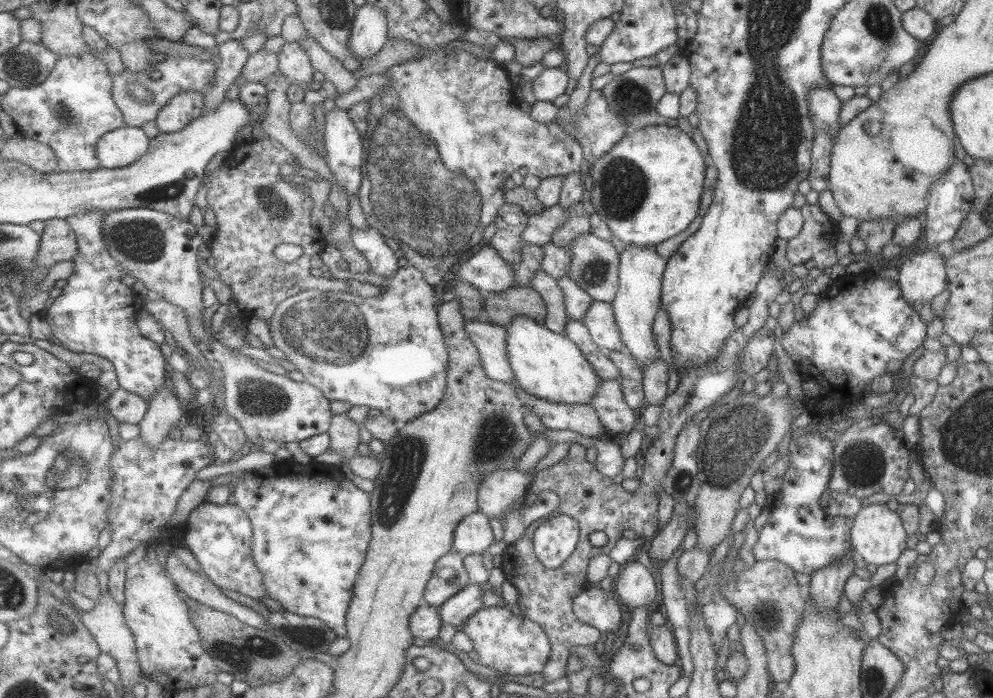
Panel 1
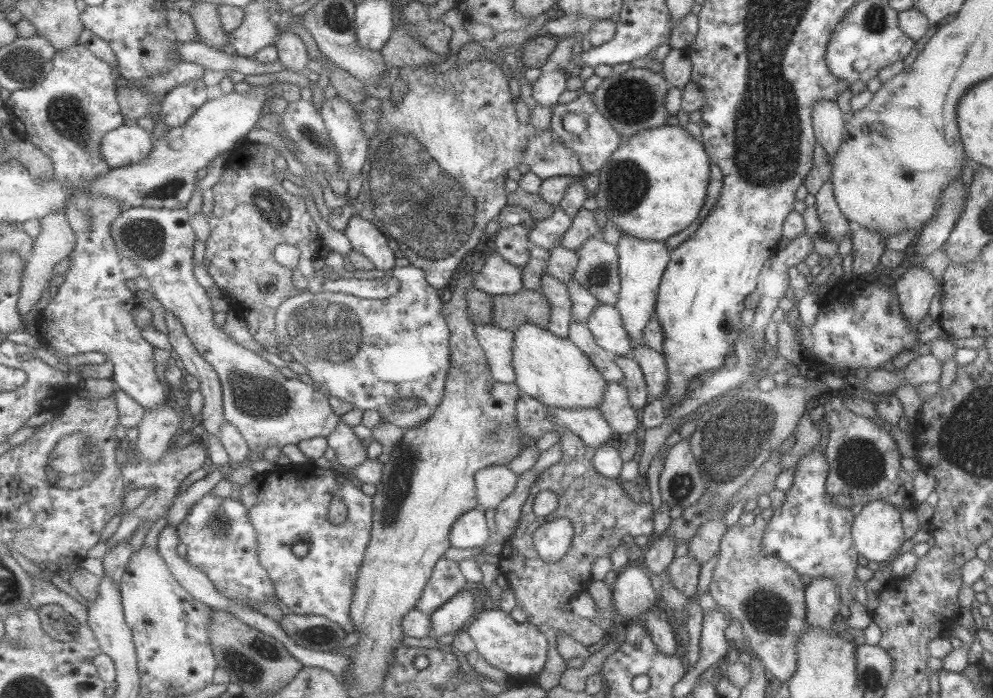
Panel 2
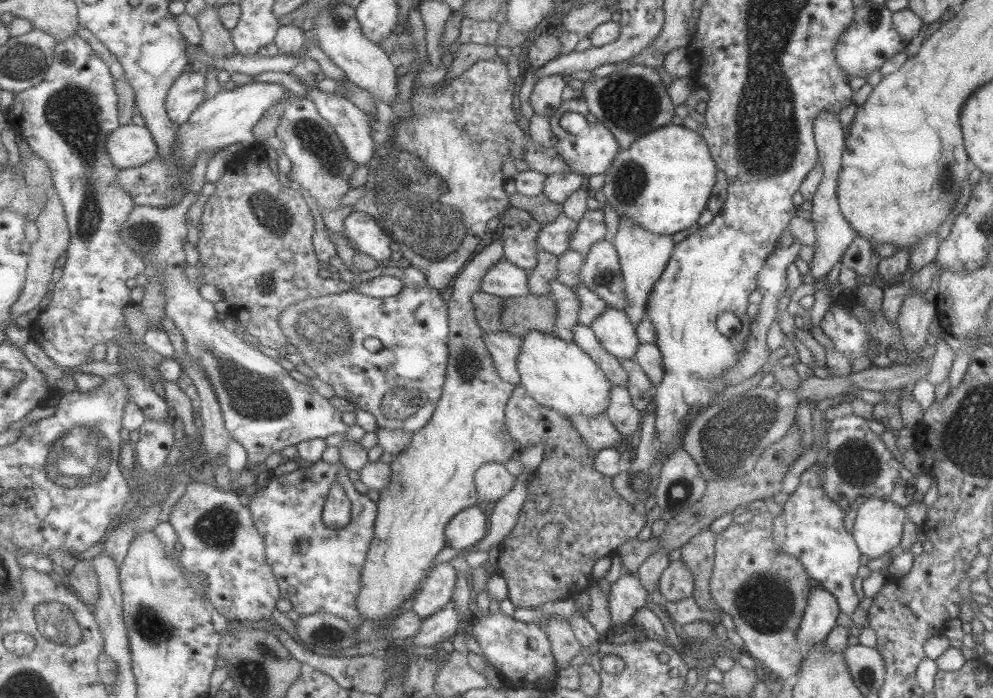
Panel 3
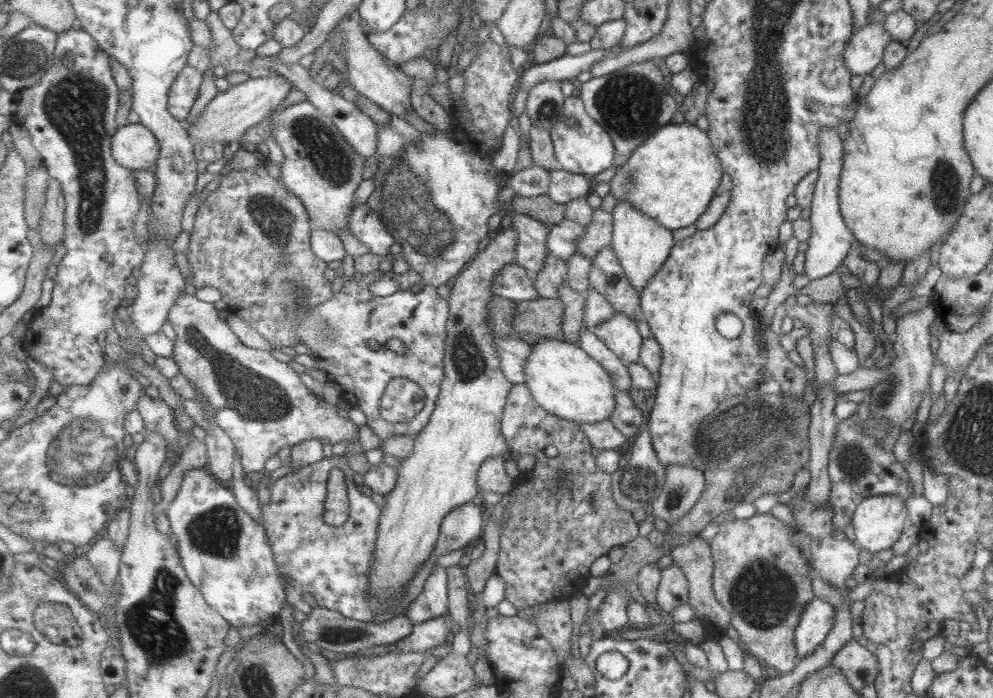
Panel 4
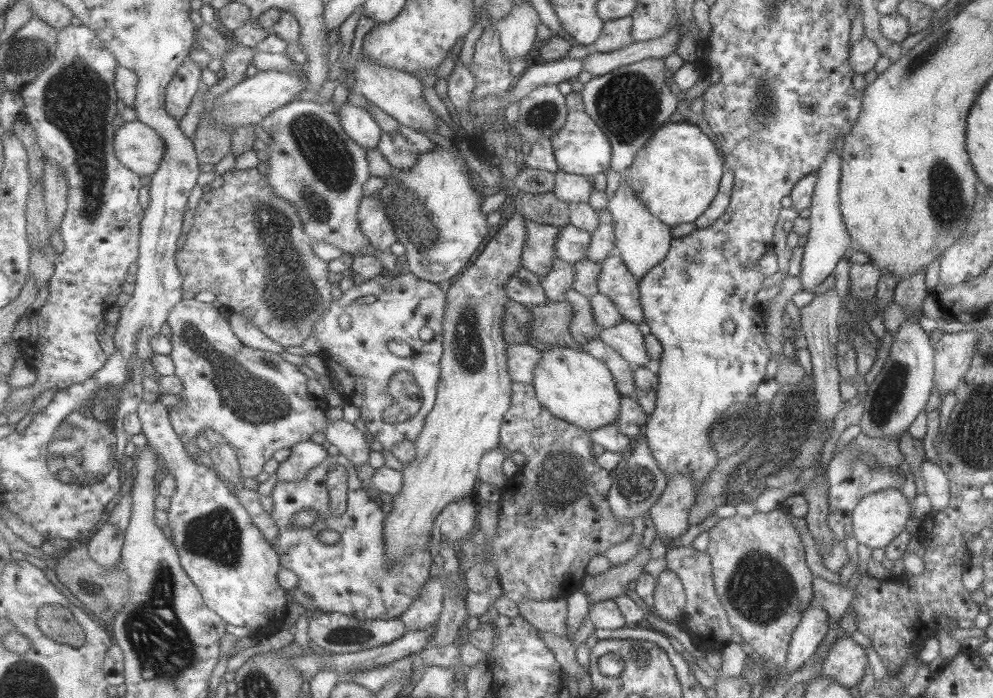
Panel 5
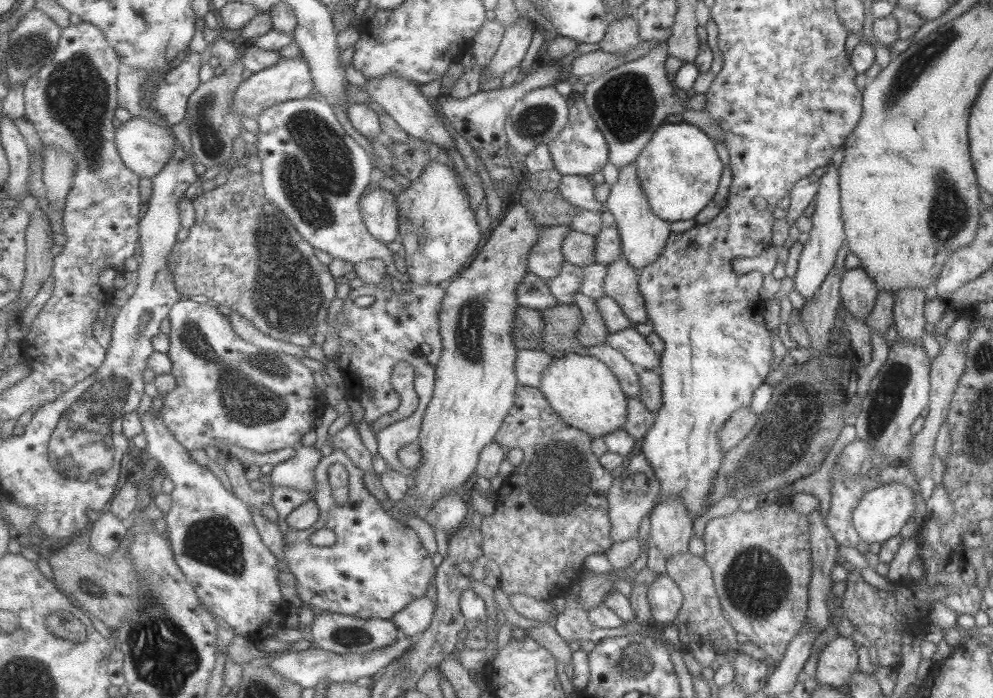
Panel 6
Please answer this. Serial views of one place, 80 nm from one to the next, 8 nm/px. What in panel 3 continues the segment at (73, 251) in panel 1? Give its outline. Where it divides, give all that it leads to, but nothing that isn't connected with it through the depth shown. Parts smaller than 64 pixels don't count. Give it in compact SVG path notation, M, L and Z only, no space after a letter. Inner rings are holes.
M57 191L55 194L49 193L48 204L45 206L43 212L41 212L41 215L39 215L39 219L37 219L35 224L38 227L40 235L36 243L32 244L27 284L21 293L20 299L12 308L13 324L15 324L14 320L17 320L19 316L23 316L23 314L31 312L33 308L37 308L39 302L45 298L45 294L49 290L49 283L51 283L51 276L53 276L53 272L55 272L61 256L67 252L71 244L71 230L69 229L64 203L61 197L58 196Z

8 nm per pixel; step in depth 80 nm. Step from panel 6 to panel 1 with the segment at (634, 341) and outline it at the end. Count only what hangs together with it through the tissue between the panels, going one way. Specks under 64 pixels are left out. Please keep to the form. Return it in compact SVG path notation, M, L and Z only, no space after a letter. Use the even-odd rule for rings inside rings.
M593 300L581 320L591 341L605 352L624 350L623 342L619 338L619 332L615 328L612 309L610 303Z

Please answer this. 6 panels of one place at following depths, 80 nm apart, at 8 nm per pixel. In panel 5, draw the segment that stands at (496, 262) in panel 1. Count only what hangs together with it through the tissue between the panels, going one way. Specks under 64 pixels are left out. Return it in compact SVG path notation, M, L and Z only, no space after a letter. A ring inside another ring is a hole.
M527 268L521 271L509 281L506 291L513 301L524 304L525 306L539 306L547 304L550 296L543 288L542 278L530 272Z

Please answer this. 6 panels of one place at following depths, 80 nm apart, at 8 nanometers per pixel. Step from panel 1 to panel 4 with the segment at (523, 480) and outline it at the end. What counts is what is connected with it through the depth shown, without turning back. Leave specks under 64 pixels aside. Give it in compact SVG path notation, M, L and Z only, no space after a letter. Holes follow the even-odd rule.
M490 456L485 460L478 477L481 492L491 491L502 496L512 492L514 479L507 473L506 461L503 456Z

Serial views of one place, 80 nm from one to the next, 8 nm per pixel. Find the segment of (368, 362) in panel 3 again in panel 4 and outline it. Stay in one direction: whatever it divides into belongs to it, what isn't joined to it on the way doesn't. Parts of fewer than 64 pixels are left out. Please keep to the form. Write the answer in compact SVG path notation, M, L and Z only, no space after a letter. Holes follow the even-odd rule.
M414 269L405 274L379 270L363 276L362 280L350 280L345 284L345 290L325 304L318 304L310 312L296 316L300 344L292 348L296 354L313 354L312 357L317 358L317 368L325 371L329 383L341 391L342 401L366 415L367 426L374 430L381 442L396 434L416 436L429 424L446 377L444 358L448 347L449 299L445 300L436 286L425 283L424 277ZM381 279L395 280L400 284L399 290L389 296L377 296L371 287ZM391 338L405 344L403 355L385 346ZM371 340L378 341L380 348L373 350L369 346ZM403 377L421 385L428 405L412 421L389 422L381 416L381 398L393 378Z

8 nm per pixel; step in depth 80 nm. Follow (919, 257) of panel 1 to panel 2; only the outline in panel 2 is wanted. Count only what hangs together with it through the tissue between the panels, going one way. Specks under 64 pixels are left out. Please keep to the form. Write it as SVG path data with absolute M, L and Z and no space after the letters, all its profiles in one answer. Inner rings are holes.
M920 265L907 268L893 286L906 322L921 330L920 322L928 315L929 301L939 292L940 285L935 283L931 273Z

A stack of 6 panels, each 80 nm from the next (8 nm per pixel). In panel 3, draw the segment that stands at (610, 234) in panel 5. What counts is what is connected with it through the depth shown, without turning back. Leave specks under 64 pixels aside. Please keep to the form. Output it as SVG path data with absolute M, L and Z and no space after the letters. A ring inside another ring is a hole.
M588 210L577 222L577 229L569 239L569 249L578 252L585 257L591 245L596 241L604 240L607 234L607 226L603 222L603 212L601 210Z

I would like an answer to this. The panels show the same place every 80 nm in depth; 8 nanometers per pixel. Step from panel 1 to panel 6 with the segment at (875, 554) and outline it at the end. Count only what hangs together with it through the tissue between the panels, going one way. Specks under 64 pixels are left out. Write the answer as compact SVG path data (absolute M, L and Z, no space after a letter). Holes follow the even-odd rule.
M881 484L863 493L852 512L851 526L854 527L861 541L882 543L897 535L899 529L907 522L913 511L914 501L918 499L909 487L903 484Z

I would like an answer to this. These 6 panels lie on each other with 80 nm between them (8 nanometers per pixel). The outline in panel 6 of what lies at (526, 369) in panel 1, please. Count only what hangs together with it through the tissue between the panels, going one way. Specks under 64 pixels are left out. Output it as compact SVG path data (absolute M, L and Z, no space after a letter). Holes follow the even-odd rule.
M564 354L557 356L545 372L540 388L552 407L573 428L581 429L593 438L602 438L623 428L628 418L628 396L623 394L615 375L594 356Z

